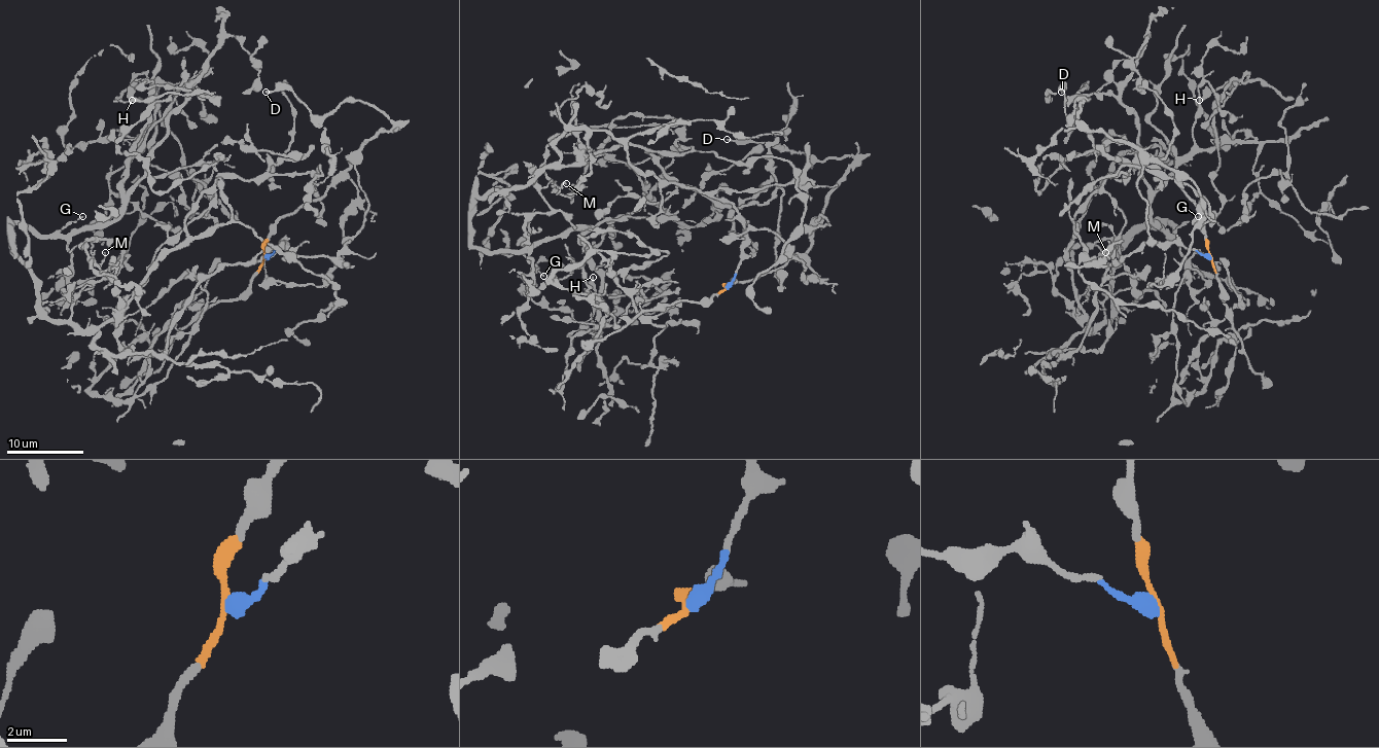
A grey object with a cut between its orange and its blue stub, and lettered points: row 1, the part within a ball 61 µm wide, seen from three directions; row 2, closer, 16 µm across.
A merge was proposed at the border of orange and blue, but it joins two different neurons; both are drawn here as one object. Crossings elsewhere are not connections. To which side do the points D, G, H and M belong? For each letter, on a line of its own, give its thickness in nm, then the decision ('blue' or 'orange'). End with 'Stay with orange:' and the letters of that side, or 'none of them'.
D: 160 nm | orange
G: 120 nm | blue
H: 300 nm | blue
M: 90 nm | blue
Stay with orange: D

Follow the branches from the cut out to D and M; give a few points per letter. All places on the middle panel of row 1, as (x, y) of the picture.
D: (726, 287), (798, 258), (853, 159), (726, 139)
M: (726, 287), (730, 203), (604, 131), (569, 129), (571, 166), (575, 131), (545, 148), (565, 183)

